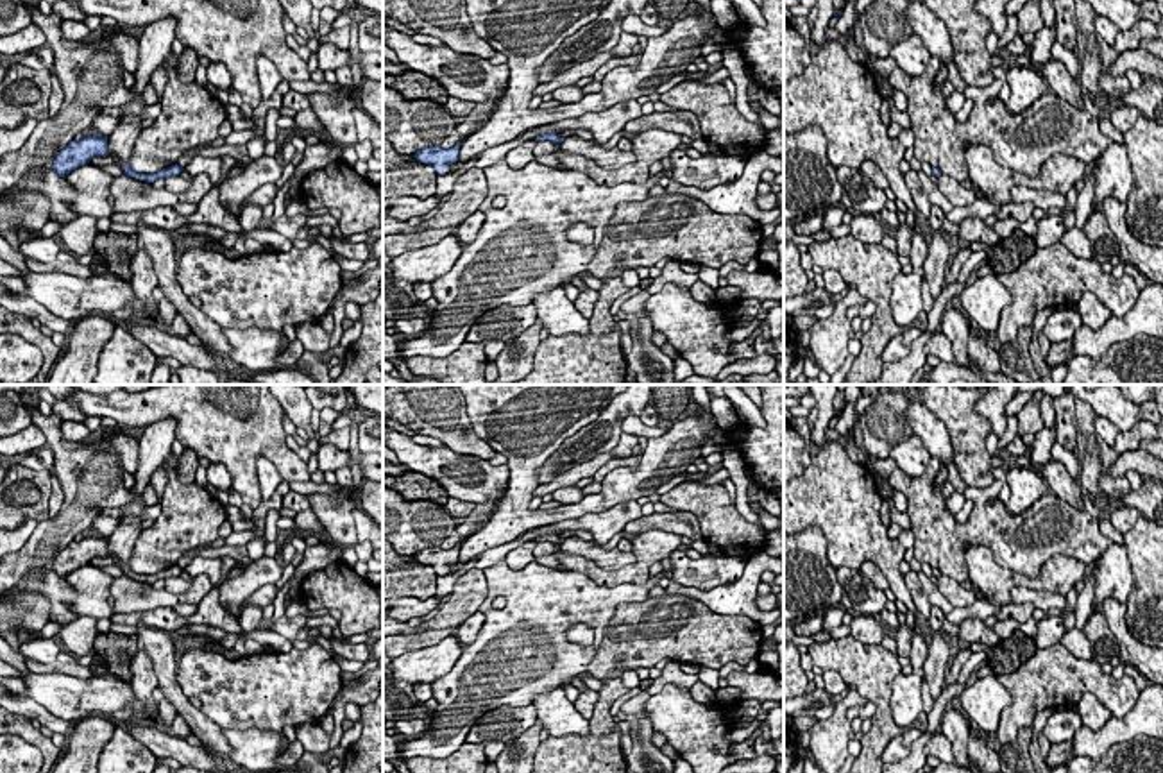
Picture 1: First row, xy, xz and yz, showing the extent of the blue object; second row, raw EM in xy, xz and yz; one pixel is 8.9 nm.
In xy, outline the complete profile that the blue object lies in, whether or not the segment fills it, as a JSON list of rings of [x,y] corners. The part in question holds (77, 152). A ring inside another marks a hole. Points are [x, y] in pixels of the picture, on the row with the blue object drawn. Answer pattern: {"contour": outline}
{"contour": [[[82,136],[70,141],[57,156],[52,170],[64,177],[72,170],[88,165],[95,156],[107,156],[107,136]]]}

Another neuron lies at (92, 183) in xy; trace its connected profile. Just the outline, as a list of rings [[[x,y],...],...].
[[[84,165],[64,175],[64,181],[77,190],[77,197],[70,202],[70,209],[79,217],[111,217],[109,186],[113,175],[97,165]]]

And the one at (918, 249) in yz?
[[[914,231],[911,238],[911,247],[909,247],[909,258],[913,270],[923,267],[923,261],[927,259],[929,254],[929,233],[920,233]]]

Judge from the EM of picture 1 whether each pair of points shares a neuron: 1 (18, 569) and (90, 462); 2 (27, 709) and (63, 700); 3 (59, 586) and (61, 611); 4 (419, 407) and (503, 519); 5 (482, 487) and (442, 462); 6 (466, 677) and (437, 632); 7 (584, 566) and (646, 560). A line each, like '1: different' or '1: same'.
1: same
2: different
3: same
4: different
5: same
6: different
7: same

